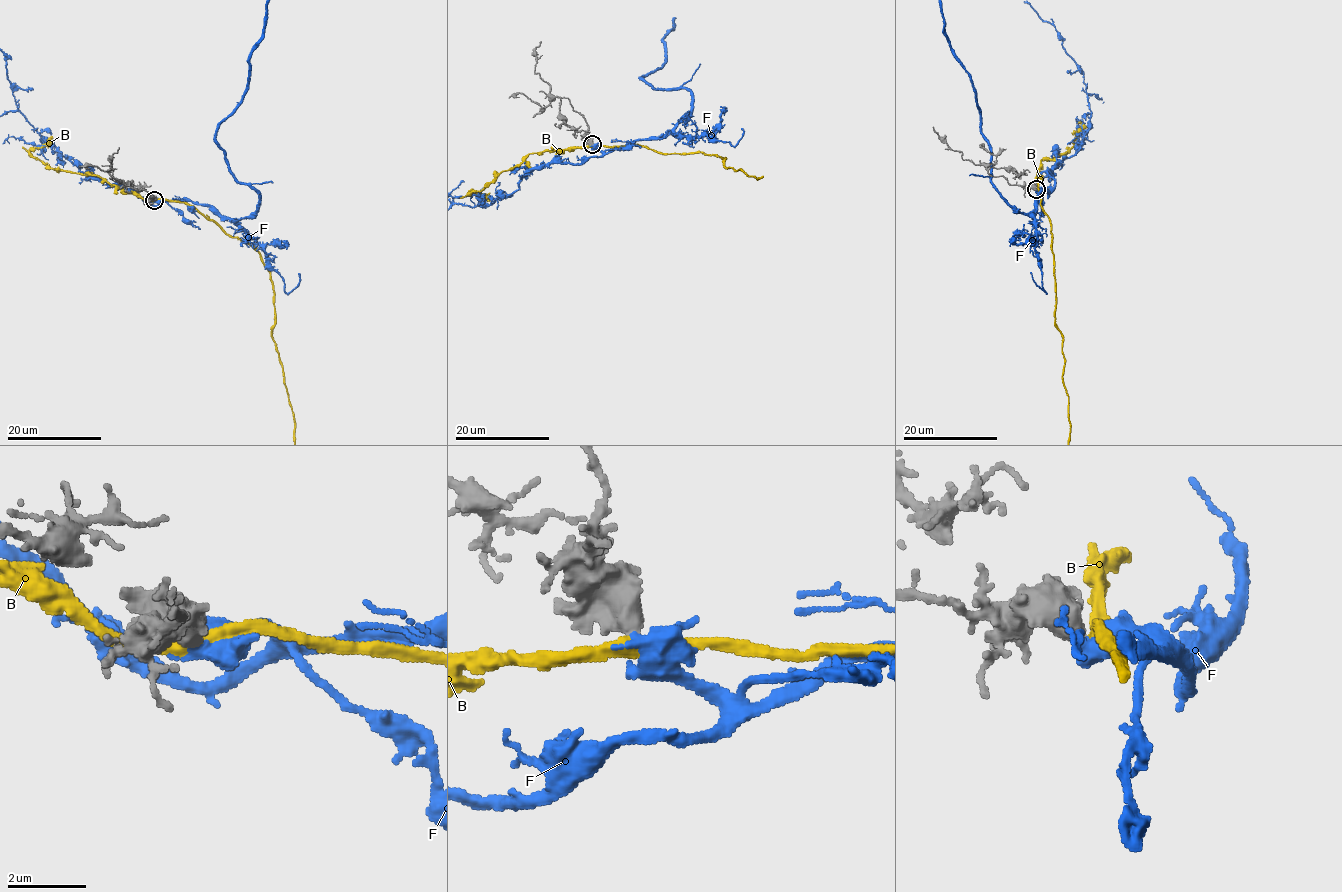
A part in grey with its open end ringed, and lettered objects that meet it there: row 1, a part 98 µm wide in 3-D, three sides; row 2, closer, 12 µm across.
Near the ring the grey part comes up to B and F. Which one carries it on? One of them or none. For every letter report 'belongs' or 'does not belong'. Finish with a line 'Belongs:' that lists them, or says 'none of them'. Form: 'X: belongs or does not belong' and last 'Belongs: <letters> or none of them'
B: does not belong
F: belongs
Belongs: F

